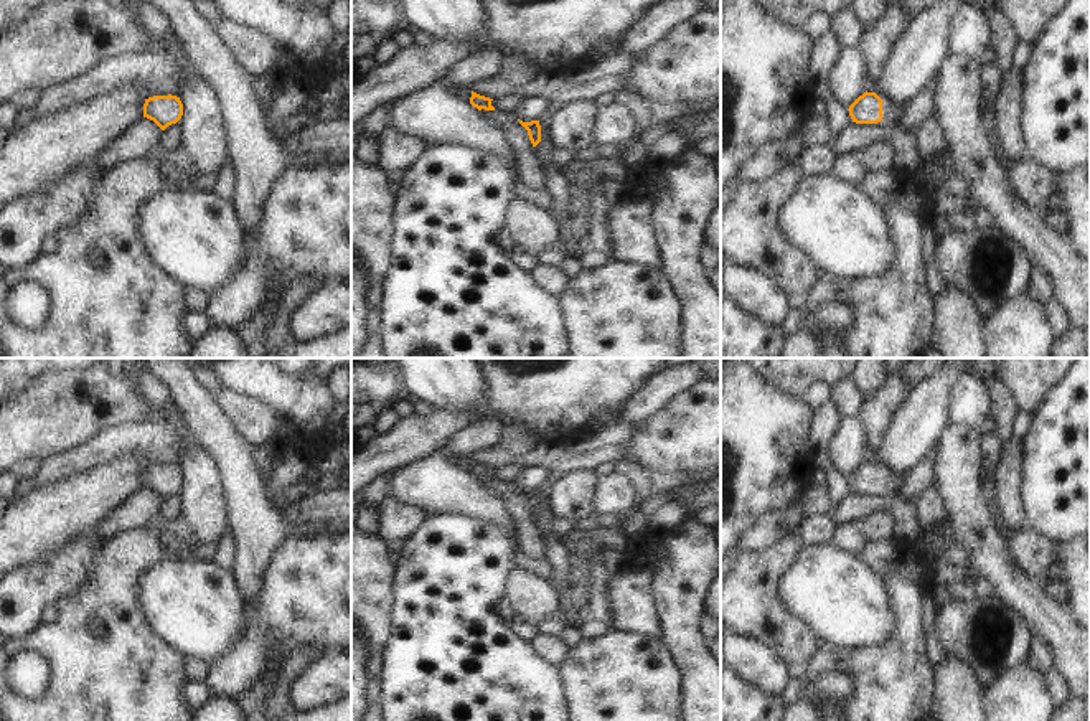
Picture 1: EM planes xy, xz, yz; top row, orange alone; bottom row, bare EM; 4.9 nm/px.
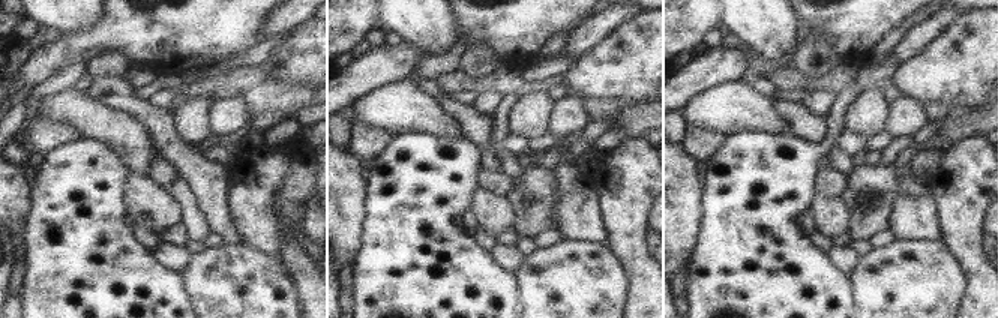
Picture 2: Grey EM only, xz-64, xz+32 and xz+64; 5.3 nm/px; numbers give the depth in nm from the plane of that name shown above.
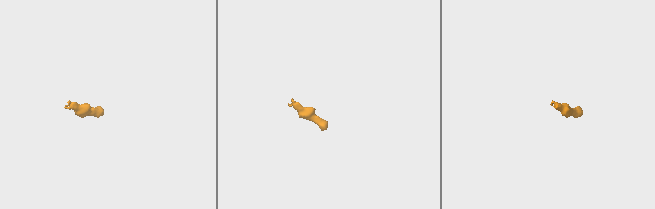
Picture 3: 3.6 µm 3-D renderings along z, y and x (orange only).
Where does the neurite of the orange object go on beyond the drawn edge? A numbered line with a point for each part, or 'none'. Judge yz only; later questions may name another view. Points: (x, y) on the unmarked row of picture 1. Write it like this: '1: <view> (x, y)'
1: yz (891, 480)

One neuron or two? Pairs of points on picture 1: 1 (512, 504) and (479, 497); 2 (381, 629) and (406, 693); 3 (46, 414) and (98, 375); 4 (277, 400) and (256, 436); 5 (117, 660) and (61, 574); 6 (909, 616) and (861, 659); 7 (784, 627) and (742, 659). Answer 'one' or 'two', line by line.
1: two
2: two
3: one
4: two
5: two
6: one
7: two

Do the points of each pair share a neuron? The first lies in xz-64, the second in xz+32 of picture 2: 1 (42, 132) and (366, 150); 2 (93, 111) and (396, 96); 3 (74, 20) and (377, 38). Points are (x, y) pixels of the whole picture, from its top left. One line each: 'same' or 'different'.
1: same
2: same
3: different

